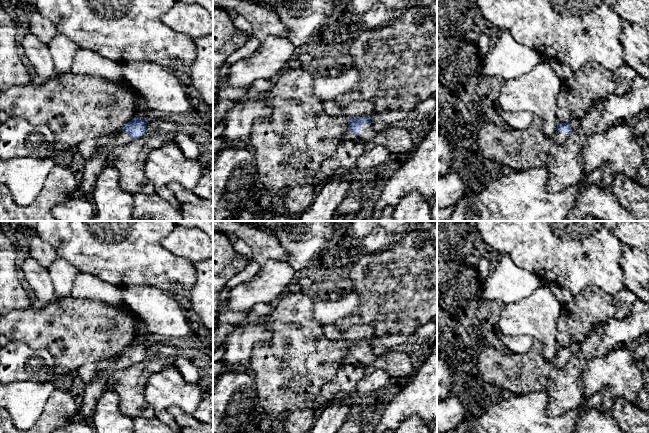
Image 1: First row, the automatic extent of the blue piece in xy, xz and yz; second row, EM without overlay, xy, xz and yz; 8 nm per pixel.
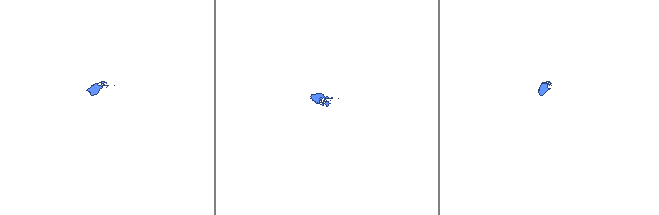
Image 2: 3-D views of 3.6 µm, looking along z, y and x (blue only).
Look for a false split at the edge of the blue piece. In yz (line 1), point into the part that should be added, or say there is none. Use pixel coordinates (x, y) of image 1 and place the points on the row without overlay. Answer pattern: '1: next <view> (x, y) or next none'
1: next none

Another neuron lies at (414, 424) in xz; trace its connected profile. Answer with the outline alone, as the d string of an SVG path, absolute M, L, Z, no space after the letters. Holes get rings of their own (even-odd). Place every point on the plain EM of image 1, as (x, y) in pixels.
M412 416L402 421L393 433L431 433L432 426L426 424L420 417Z

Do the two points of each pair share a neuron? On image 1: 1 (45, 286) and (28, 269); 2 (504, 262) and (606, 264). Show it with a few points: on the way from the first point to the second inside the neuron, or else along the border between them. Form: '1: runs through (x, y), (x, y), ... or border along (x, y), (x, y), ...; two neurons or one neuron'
1: runs through (41, 282), (32, 273); one neuron
2: border along (498, 253), (504, 253), (518, 266), (534, 273); two neurons

